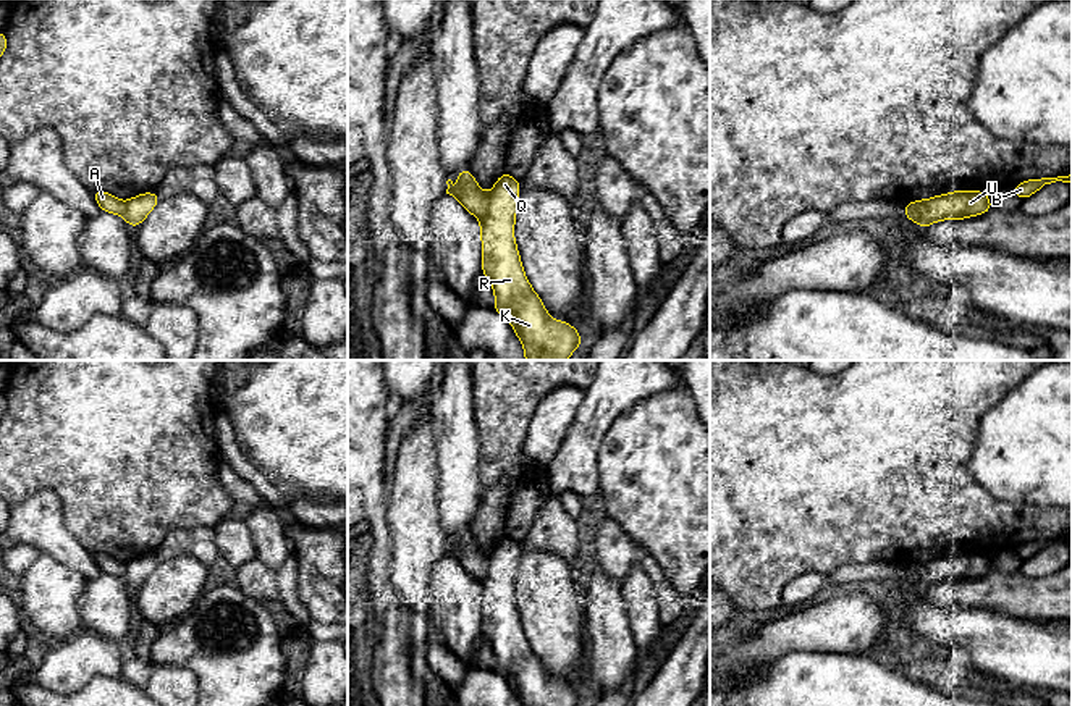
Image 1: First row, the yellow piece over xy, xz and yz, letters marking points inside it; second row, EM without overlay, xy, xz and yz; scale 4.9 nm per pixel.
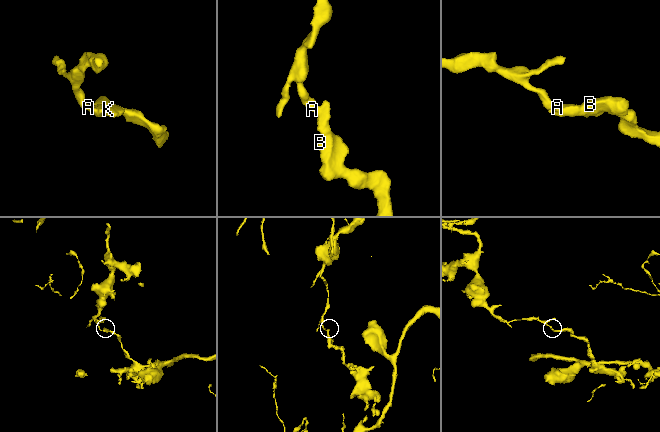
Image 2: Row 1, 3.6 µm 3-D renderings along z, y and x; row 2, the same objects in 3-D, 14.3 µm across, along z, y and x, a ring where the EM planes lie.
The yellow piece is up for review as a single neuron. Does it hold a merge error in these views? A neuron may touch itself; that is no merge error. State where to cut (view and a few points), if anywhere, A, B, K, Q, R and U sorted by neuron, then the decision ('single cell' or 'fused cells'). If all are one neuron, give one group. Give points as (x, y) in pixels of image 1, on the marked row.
cut in xz along (489, 194), (489, 207), (479, 218); A / B K Q R U; fused cells

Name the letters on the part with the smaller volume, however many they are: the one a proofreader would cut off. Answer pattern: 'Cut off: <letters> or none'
Cut off: B, K, Q, R, U

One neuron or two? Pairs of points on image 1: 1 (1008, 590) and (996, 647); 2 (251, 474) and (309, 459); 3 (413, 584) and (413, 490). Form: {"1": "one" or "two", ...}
{"1": "two", "2": "two", "3": "one"}

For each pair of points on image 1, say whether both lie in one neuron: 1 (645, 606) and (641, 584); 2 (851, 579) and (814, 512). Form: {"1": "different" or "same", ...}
{"1": "same", "2": "different"}

